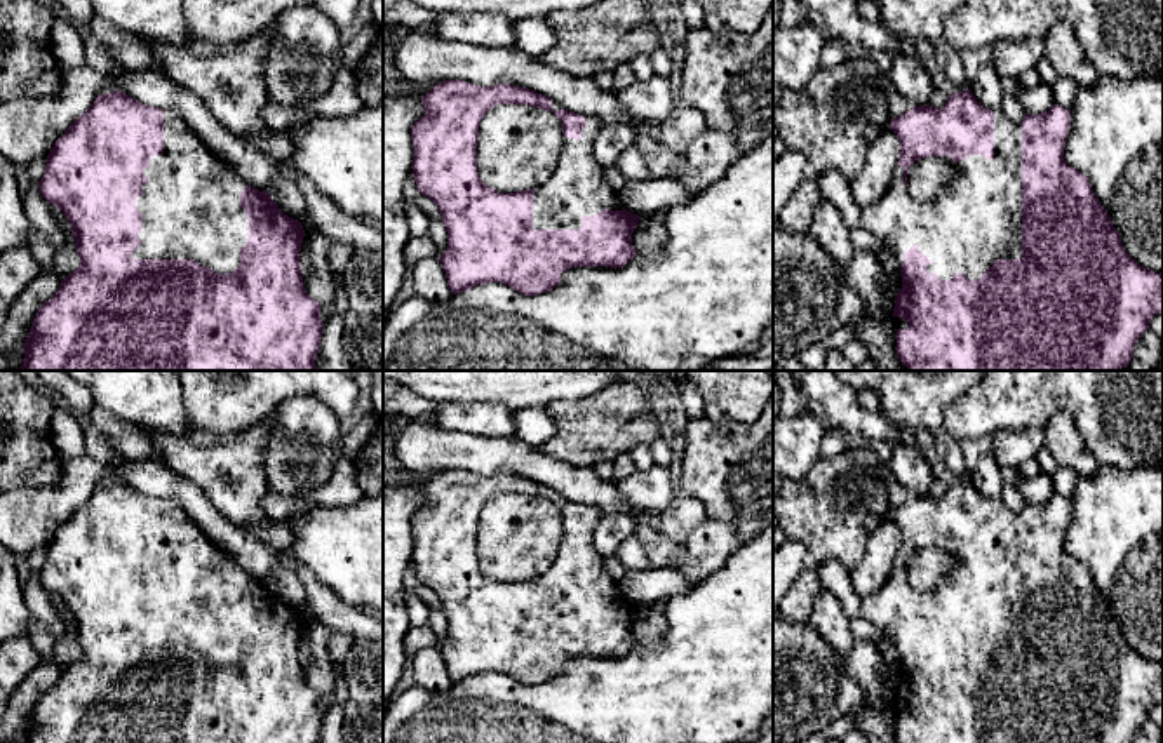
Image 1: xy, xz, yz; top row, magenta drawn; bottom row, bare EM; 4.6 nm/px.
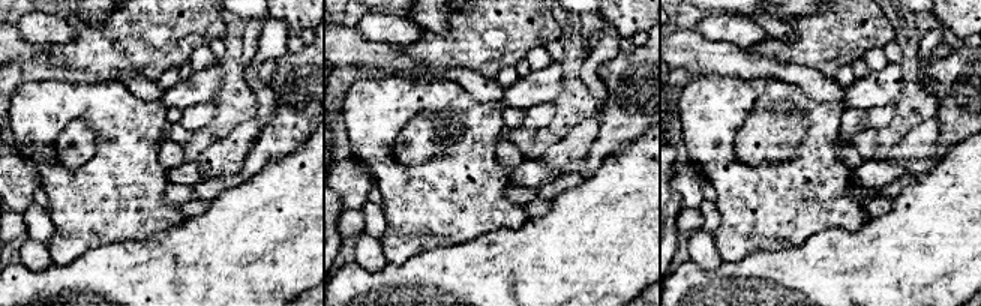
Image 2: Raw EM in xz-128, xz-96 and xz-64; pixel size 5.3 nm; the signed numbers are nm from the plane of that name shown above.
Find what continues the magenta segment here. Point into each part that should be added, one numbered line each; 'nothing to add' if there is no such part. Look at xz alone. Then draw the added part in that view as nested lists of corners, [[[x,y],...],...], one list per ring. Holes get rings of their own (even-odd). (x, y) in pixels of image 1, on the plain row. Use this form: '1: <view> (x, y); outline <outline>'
1: xz (577, 576); outline [[[594,506],[585,508],[582,527],[564,527],[552,566],[534,578],[534,619],[580,619],[583,606],[625,599],[623,588],[606,572],[604,557],[594,546],[602,513]]]

